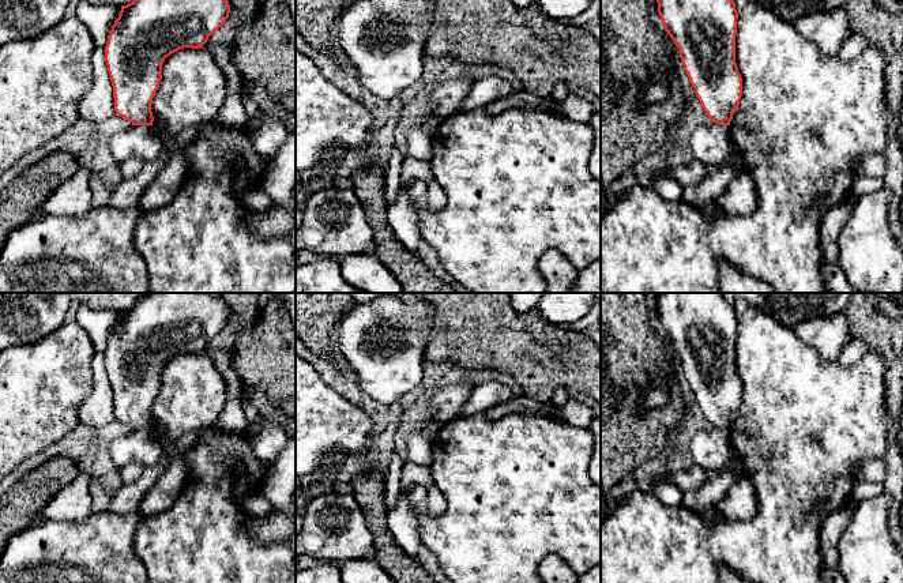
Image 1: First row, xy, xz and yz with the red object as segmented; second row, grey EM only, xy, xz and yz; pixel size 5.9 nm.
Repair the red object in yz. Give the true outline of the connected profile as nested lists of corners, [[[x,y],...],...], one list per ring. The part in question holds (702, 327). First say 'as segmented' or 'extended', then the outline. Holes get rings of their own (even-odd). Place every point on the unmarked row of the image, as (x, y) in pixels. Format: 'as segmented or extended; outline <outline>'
as segmented; outline [[[662,293],[656,308],[701,413],[712,428],[730,430],[742,399],[742,383],[735,368],[738,317],[734,305],[722,293]]]

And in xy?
as segmented; outline [[[148,293],[132,308],[121,311],[105,351],[105,366],[113,391],[116,420],[132,430],[153,430],[151,407],[162,384],[162,369],[172,358],[184,353],[203,353],[208,342],[229,323],[230,311],[225,300],[214,293]]]

